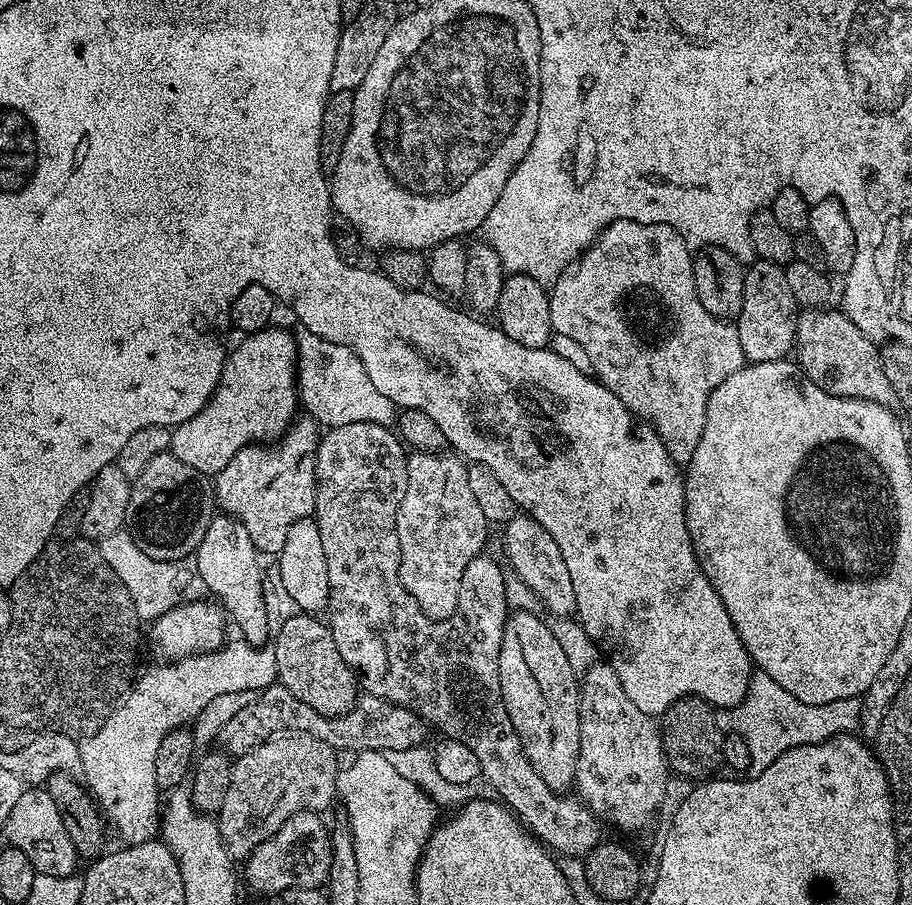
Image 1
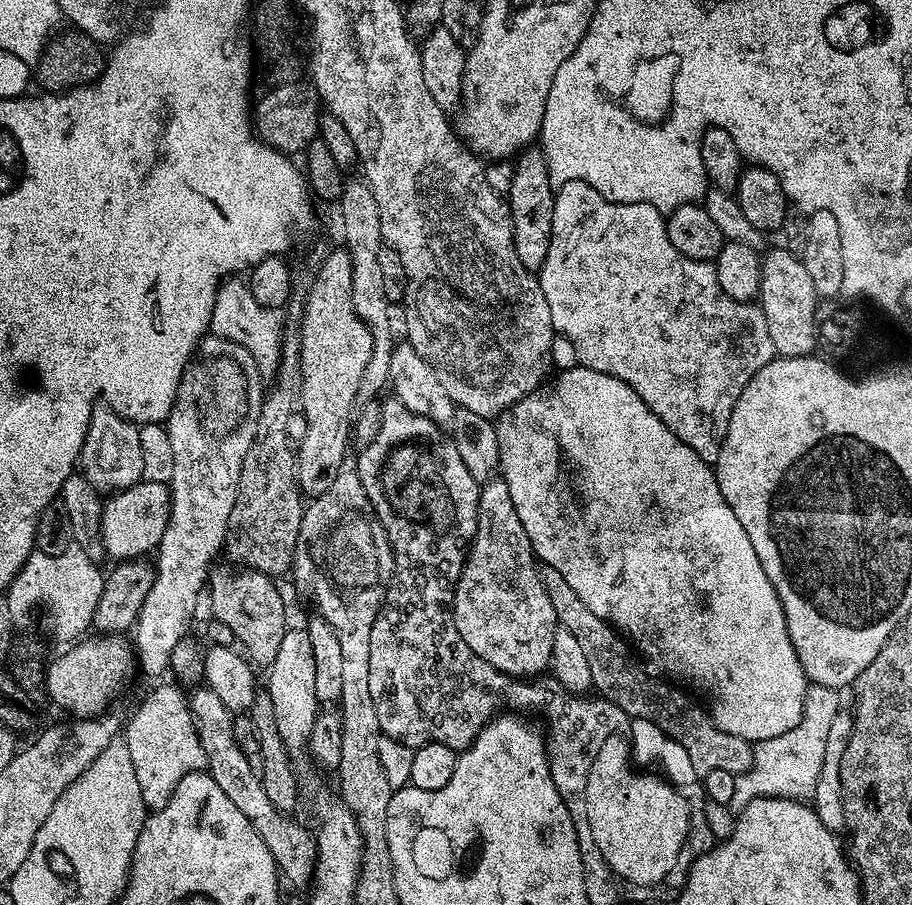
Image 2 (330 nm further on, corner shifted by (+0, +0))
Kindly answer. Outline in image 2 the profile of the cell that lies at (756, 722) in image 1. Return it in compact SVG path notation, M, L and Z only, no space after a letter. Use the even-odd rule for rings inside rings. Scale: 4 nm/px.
M806 716L794 726L794 730L786 730L786 734L778 734L778 738L755 741L752 749L752 765L747 772L736 777L734 798L730 798L728 808L739 814L751 800L763 796L783 796L789 800L810 798L816 789L818 774L822 770L822 758L826 758L826 737L830 734L830 725L834 720L828 716Z

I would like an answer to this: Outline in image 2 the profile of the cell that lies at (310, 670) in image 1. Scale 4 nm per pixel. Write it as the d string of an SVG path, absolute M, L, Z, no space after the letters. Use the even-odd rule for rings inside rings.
M243 566L228 567L232 568L213 567L208 578L206 600L212 603L211 619L230 626L232 639L242 649L243 655L257 669L267 669L278 655L278 646L282 646L282 638L290 627L284 596L276 589L272 581L275 579L269 573L255 572L253 568Z

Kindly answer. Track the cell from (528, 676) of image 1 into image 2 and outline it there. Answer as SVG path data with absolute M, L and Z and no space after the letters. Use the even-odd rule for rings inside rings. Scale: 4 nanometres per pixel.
M502 478L485 480L480 484L476 533L464 558L464 569L460 571L456 591L452 593L452 617L458 634L462 634L462 642L466 642L478 658L490 662L490 666L508 676L536 678L552 663L554 634L558 627L554 602L550 602L550 594L546 594L544 577L532 551L532 543L530 538L526 538L518 510L514 510L510 486L506 486Z

